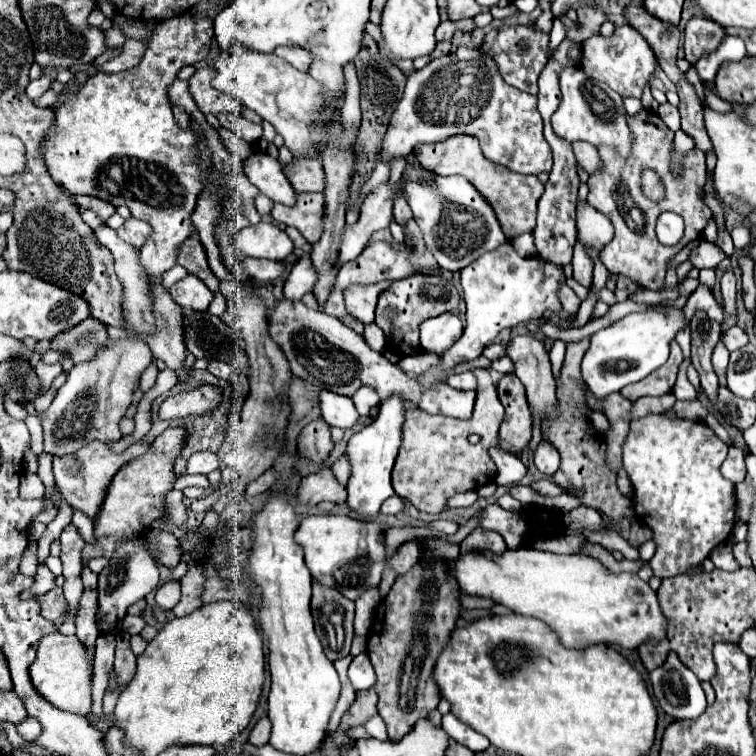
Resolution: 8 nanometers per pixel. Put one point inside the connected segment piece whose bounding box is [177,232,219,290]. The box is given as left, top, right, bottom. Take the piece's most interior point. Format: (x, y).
(191, 255)

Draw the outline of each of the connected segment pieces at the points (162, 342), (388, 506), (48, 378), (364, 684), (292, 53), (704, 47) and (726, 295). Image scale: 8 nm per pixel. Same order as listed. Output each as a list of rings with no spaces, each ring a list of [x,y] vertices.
[[[151,282],[151,288],[153,288],[153,308],[157,316],[157,336],[149,340],[149,346],[153,348],[155,358],[163,360],[167,368],[175,370],[181,382],[187,382],[191,370],[185,368],[187,348],[183,334],[183,308],[171,300],[169,292],[161,284]]]
[[[391,496],[389,500],[385,500],[385,504],[381,506],[383,514],[399,514],[403,510],[403,500],[399,496]]]
[[[37,364],[37,366],[35,366],[35,370],[37,370],[37,374],[41,376],[41,382],[43,382],[45,390],[49,390],[49,386],[51,386],[53,378],[55,378],[55,376],[59,376],[59,374],[63,372],[61,364]]]
[[[359,654],[353,658],[349,666],[349,680],[355,686],[355,690],[365,690],[375,684],[375,670],[367,658],[367,654]]]
[[[279,46],[275,50],[275,54],[283,60],[287,60],[289,64],[293,64],[297,70],[301,72],[307,72],[313,64],[313,54],[309,50],[303,50],[303,48],[295,48],[295,46]]]
[[[693,16],[685,26],[685,58],[695,64],[701,54],[717,50],[725,36],[727,32],[721,24],[709,18]]]
[[[725,272],[721,278],[721,292],[723,292],[723,300],[725,300],[725,312],[731,318],[737,318],[737,306],[735,306],[735,276],[733,272]]]

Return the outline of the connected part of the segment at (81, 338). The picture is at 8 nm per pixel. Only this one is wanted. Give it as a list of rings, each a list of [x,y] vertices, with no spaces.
[[[87,318],[77,328],[71,328],[69,332],[63,332],[61,336],[53,338],[51,344],[53,344],[53,350],[67,352],[77,364],[93,358],[93,352],[101,344],[105,344],[107,338],[109,334],[105,332],[105,324],[101,324],[99,320]]]

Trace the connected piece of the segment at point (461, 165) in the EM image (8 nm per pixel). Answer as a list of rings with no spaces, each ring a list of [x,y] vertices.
[[[453,136],[449,140],[437,142],[437,144],[419,144],[415,148],[417,152],[417,160],[419,164],[439,176],[451,176],[451,174],[459,174],[463,178],[467,178],[477,192],[481,192],[481,196],[487,200],[487,204],[493,208],[503,234],[511,240],[519,234],[525,232],[533,232],[535,228],[535,212],[537,212],[537,200],[543,194],[543,184],[537,180],[537,176],[523,176],[517,172],[511,172],[507,168],[501,168],[499,164],[493,164],[491,160],[487,160],[481,152],[479,140],[473,136]]]

